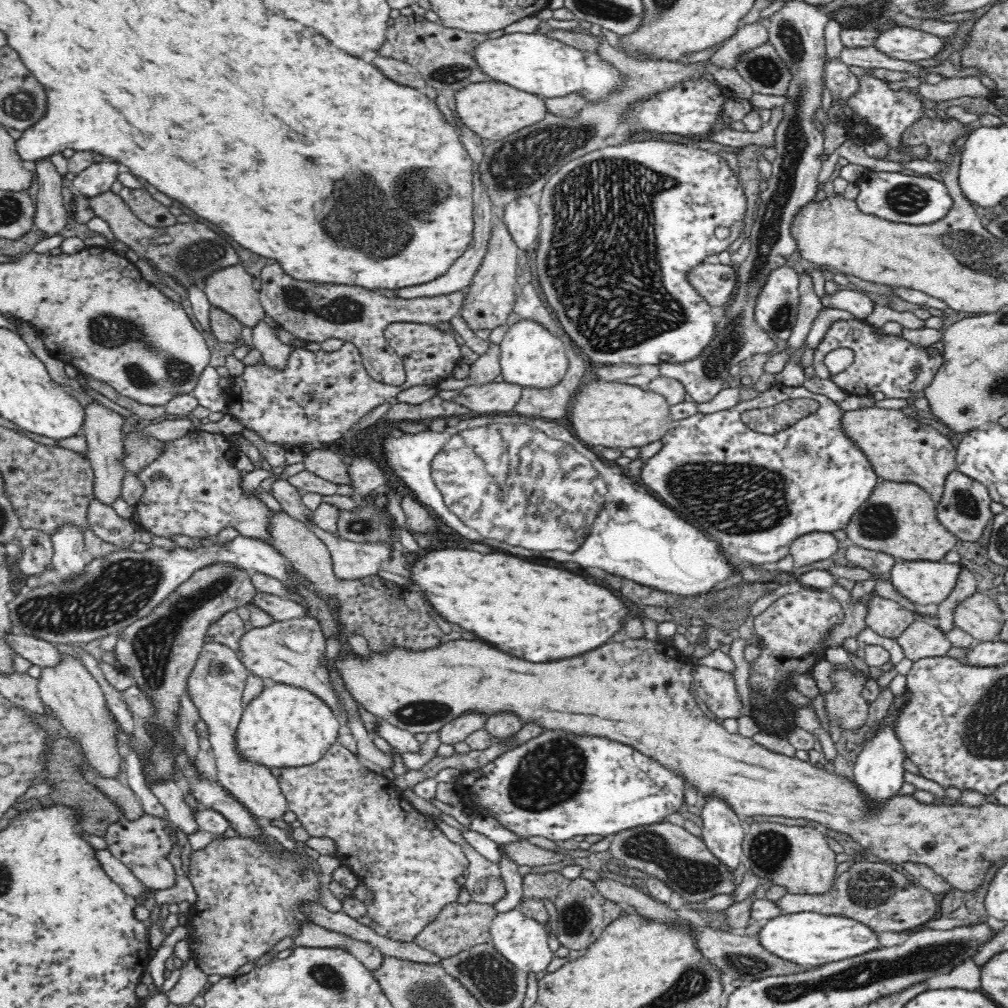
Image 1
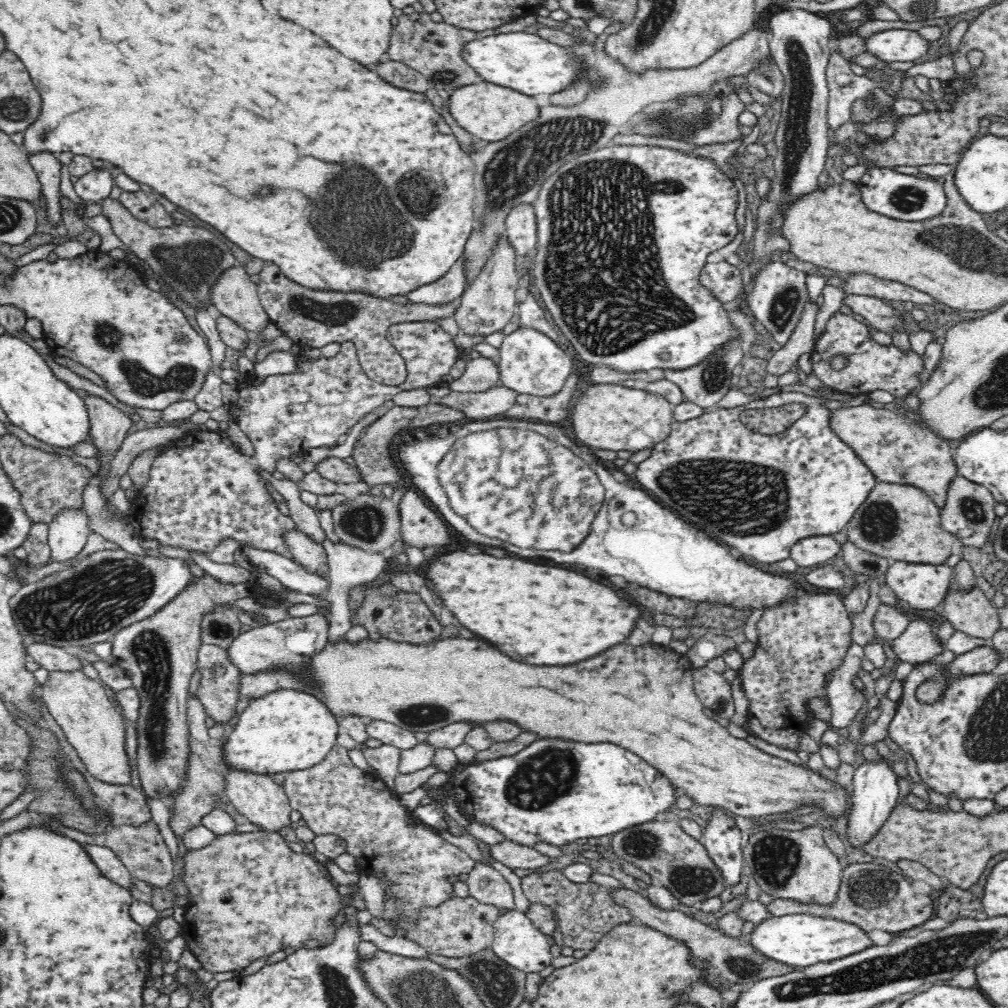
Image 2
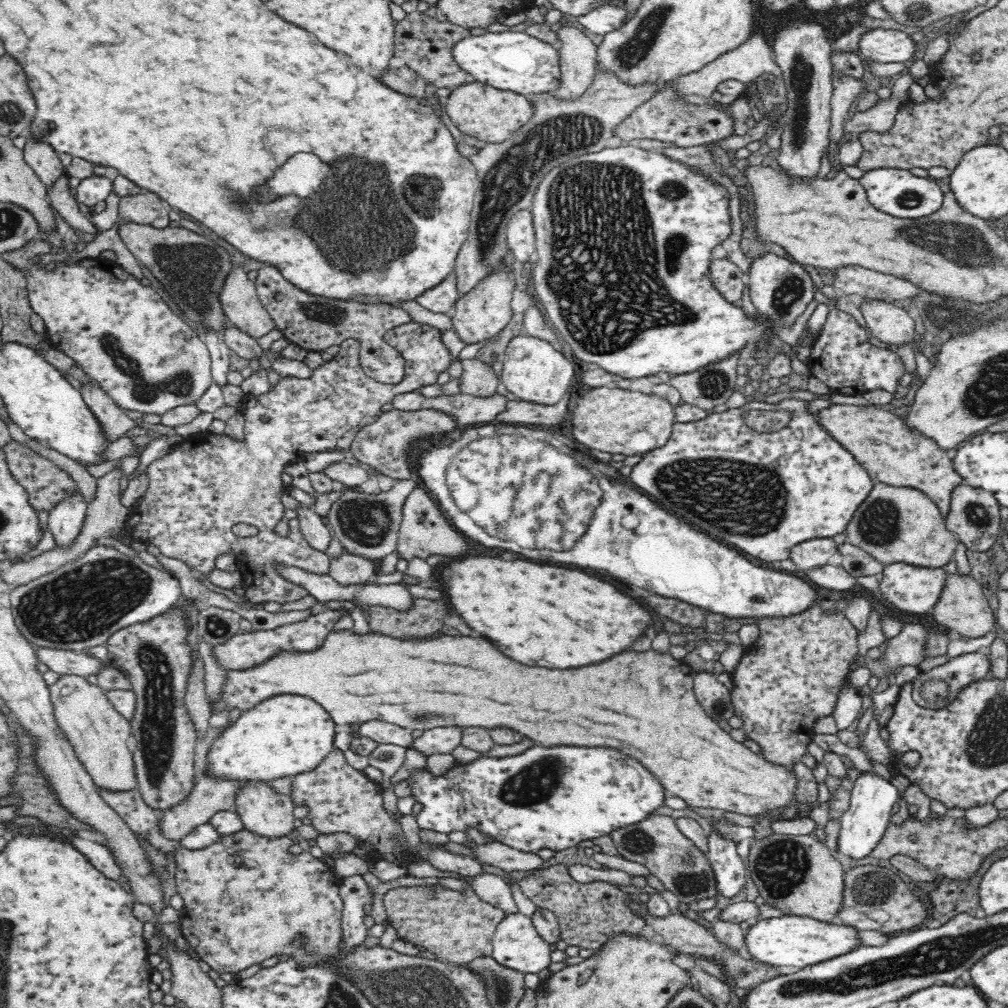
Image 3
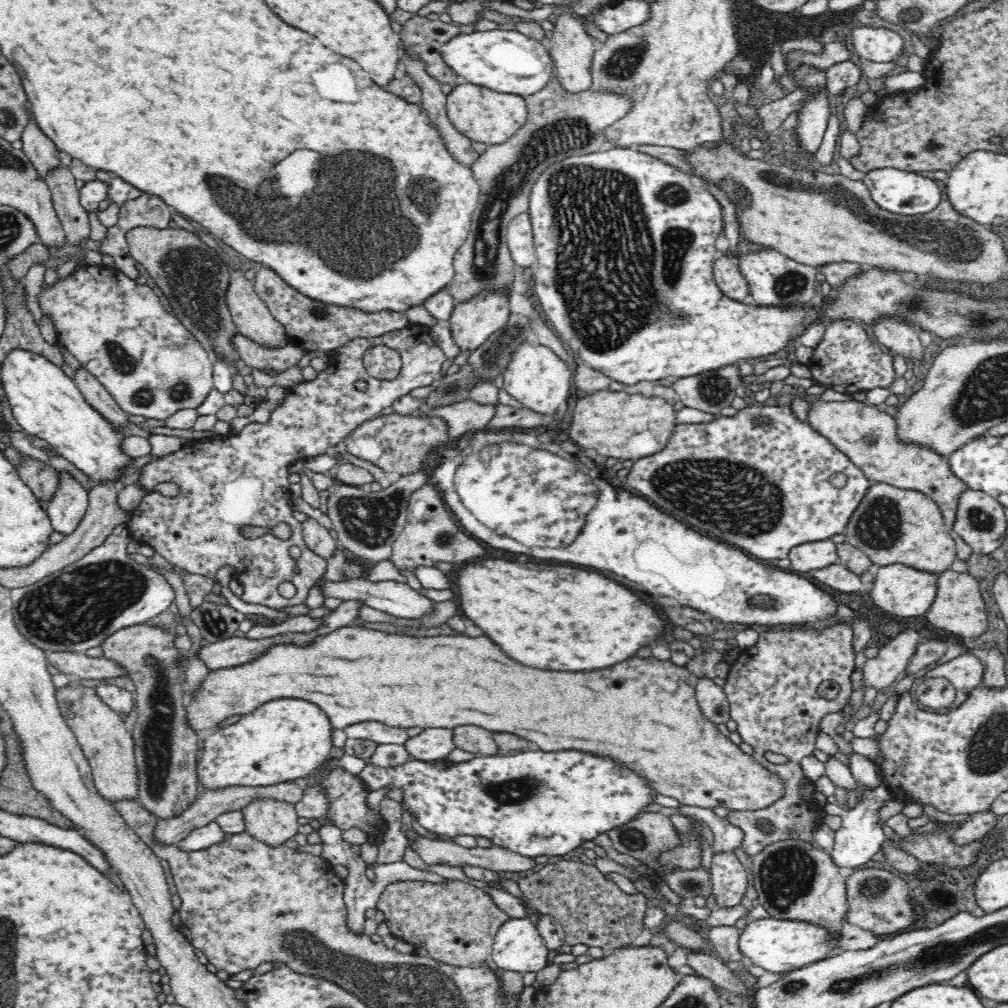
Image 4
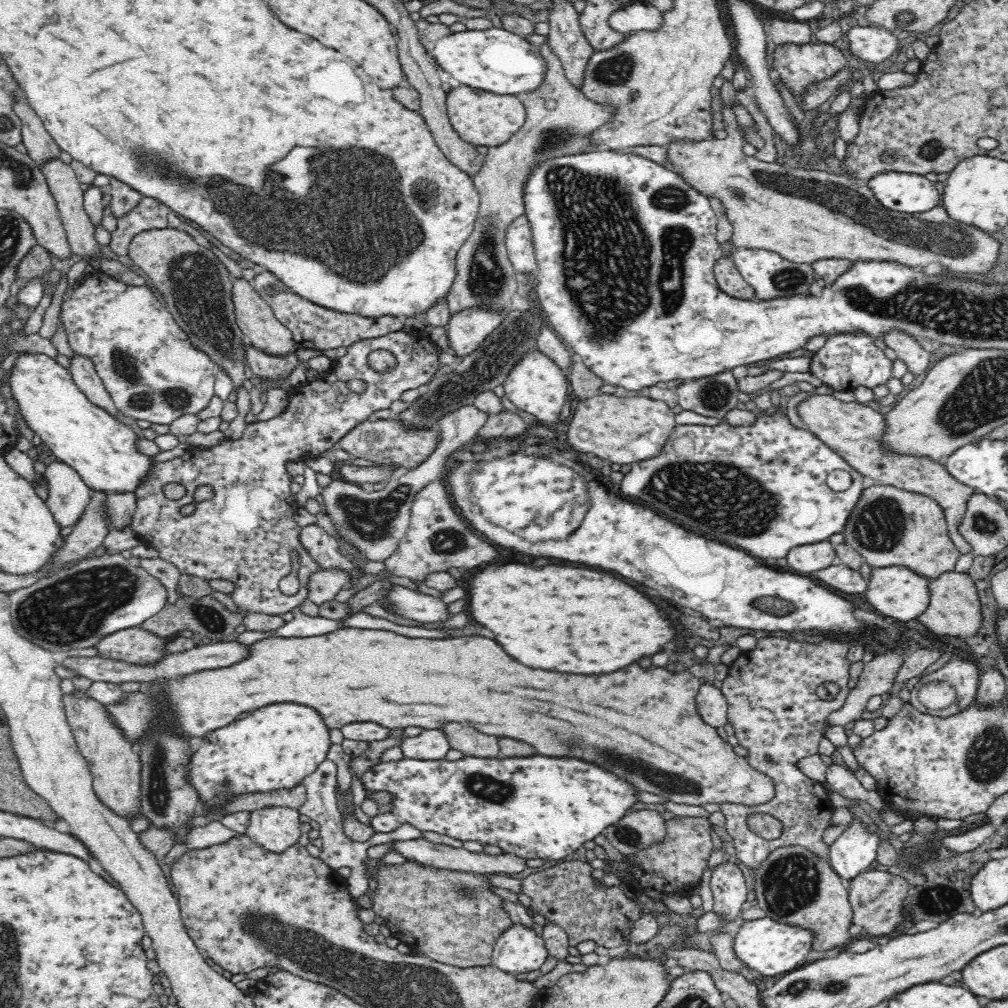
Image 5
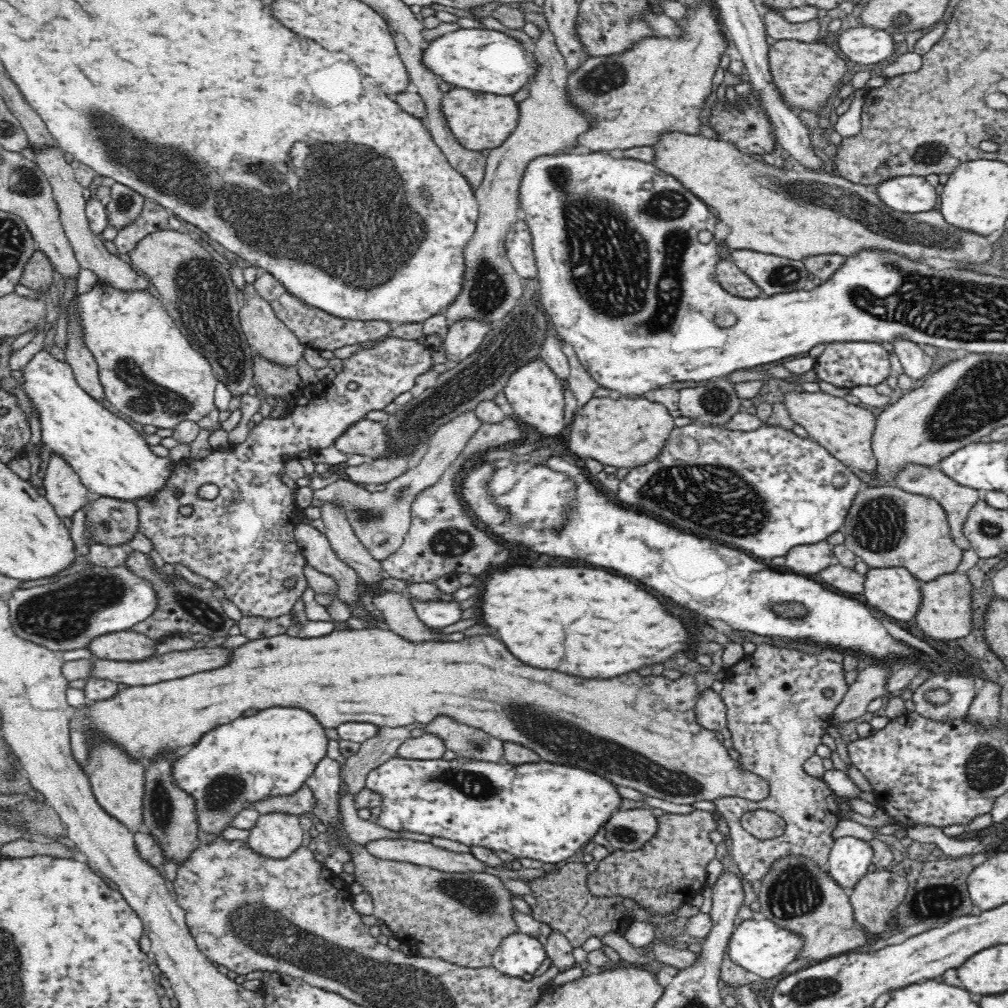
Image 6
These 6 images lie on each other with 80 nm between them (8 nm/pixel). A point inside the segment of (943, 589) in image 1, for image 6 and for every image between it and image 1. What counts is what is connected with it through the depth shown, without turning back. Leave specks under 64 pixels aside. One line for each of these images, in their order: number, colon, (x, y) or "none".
2: (924, 586)
3: (914, 589)
4: (899, 589)
5: (898, 593)
6: (894, 591)

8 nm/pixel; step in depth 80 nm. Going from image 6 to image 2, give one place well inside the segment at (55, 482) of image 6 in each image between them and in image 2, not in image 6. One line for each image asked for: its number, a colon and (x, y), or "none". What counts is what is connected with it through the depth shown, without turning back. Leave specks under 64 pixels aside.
2: (68, 532)
3: (66, 519)
4: (65, 511)
5: (69, 495)

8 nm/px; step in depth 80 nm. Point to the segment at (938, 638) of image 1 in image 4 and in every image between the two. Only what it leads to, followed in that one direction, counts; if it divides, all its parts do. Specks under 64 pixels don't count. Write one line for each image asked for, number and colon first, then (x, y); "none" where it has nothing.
2: (918, 644)
3: (908, 648)
4: (880, 672)

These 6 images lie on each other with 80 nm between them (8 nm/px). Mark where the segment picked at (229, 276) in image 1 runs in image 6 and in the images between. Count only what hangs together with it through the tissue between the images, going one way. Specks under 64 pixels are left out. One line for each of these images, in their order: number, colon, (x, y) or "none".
2: (234, 295)
3: (239, 301)
4: (251, 316)
5: (259, 326)
6: (269, 337)

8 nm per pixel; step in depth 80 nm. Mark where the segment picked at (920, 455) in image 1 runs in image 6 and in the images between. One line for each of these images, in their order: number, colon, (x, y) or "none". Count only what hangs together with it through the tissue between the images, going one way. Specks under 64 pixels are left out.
2: (898, 450)
3: (882, 442)
4: (868, 436)
5: (854, 430)
6: (845, 430)

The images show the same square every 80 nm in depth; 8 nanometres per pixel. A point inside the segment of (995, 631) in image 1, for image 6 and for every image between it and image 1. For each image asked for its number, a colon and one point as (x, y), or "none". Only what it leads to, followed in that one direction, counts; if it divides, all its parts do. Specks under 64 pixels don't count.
2: (972, 612)
3: (962, 607)
4: (959, 608)
5: (954, 609)
6: (946, 613)

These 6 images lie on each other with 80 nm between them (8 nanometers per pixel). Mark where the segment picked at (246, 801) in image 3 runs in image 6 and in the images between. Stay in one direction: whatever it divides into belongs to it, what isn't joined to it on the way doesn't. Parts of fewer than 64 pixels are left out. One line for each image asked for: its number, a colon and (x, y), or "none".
4: (272, 821)
5: (275, 828)
6: (276, 834)

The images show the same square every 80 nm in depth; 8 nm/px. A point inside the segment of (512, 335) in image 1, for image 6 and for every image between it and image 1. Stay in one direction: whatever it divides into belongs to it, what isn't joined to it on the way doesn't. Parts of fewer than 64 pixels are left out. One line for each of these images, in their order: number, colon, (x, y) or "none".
2: (530, 362)
3: (533, 370)
4: (536, 376)
5: (536, 384)
6: (535, 392)

